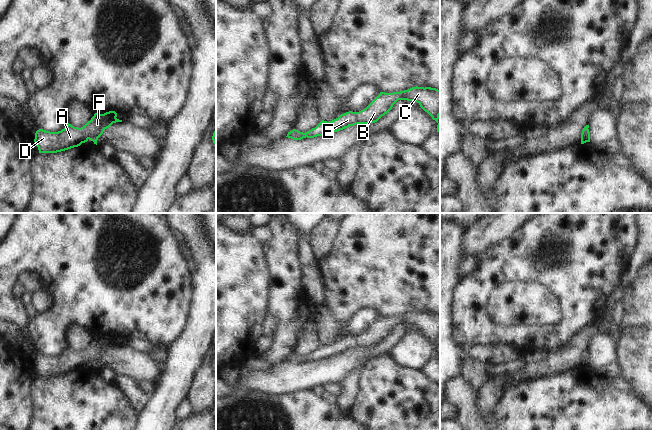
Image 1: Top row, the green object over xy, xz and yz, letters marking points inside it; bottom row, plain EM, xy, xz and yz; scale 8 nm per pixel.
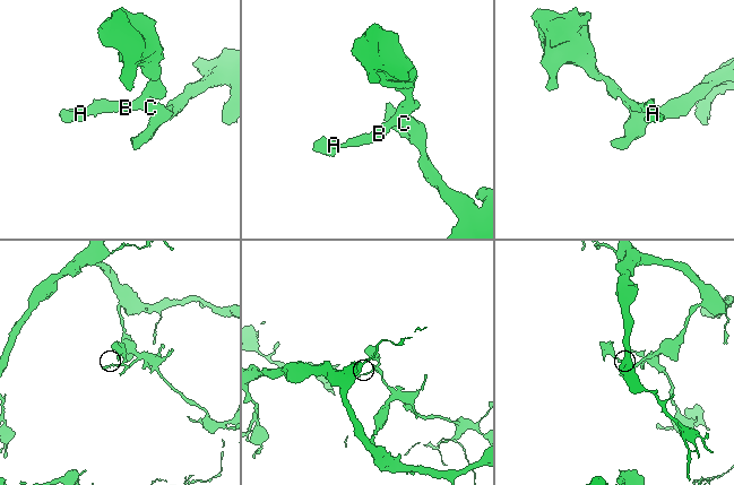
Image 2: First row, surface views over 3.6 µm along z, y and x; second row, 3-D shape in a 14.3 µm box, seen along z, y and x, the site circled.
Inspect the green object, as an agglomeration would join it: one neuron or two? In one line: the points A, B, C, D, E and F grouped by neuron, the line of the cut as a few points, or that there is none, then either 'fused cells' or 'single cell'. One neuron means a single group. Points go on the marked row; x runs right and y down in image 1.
groups A B C D E F; cut none; single cell

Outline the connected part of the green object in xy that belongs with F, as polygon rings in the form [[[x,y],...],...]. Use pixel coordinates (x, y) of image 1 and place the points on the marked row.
[[[109,111],[104,114],[95,113],[94,116],[83,127],[74,127],[71,124],[58,132],[45,131],[39,129],[35,133],[34,142],[38,147],[39,153],[57,153],[91,140],[97,145],[98,138],[104,130],[113,123],[122,122],[116,118],[115,111]]]

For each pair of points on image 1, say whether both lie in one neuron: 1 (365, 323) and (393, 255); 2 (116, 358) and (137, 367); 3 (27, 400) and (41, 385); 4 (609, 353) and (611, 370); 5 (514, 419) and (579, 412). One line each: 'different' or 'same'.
1: different
2: same
3: different
4: different
5: same

